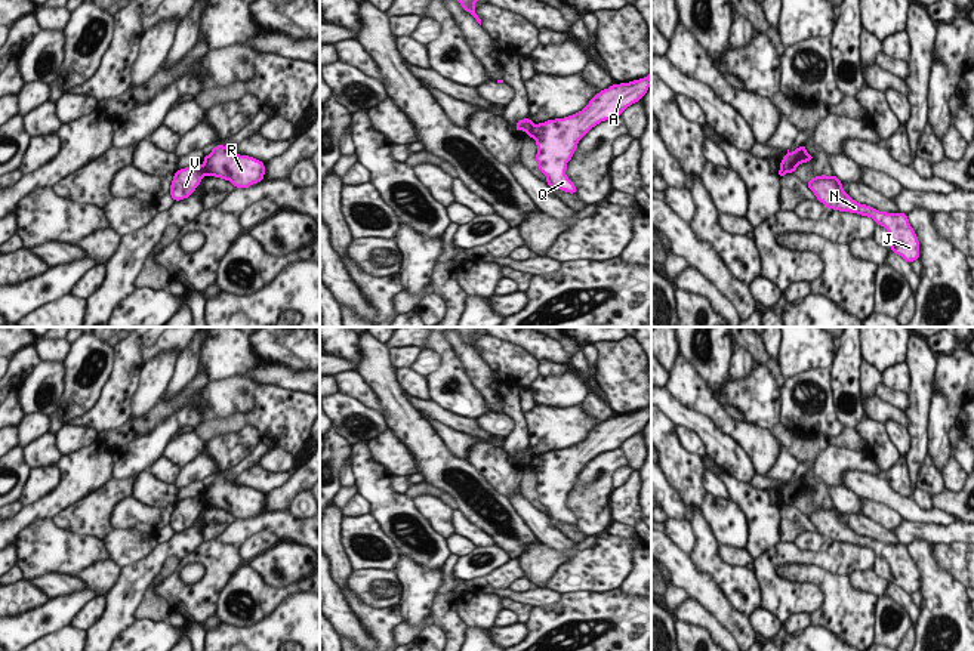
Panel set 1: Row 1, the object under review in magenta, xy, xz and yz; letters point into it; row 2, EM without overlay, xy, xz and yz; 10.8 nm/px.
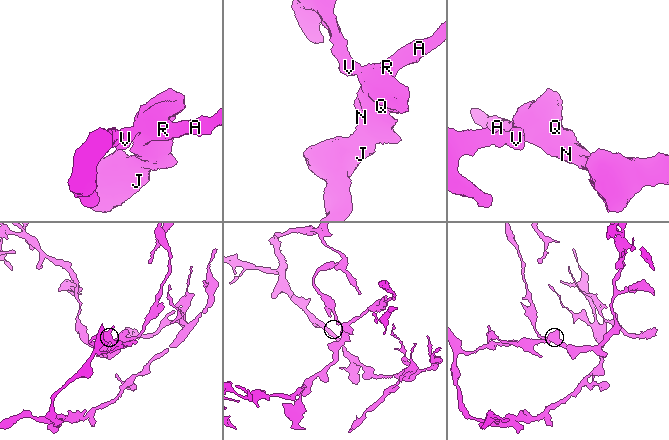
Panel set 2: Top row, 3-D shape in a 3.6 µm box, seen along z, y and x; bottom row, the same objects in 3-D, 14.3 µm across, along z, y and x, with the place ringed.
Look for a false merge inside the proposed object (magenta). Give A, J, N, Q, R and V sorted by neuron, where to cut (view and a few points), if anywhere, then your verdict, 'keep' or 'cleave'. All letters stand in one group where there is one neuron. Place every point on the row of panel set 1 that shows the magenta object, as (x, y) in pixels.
A J N Q R / V; cut in xz along (535, 125), (527, 133); cleave

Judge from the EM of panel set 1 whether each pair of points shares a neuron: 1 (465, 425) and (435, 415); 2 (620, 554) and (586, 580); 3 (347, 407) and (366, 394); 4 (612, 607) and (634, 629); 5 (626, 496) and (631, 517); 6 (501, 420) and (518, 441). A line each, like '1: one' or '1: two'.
1: one
2: one
3: two
4: one
5: one
6: two

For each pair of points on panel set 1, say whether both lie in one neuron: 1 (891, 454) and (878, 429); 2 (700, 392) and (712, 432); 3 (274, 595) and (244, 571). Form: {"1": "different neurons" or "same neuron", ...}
{"1": "same neuron", "2": "different neurons", "3": "same neuron"}

